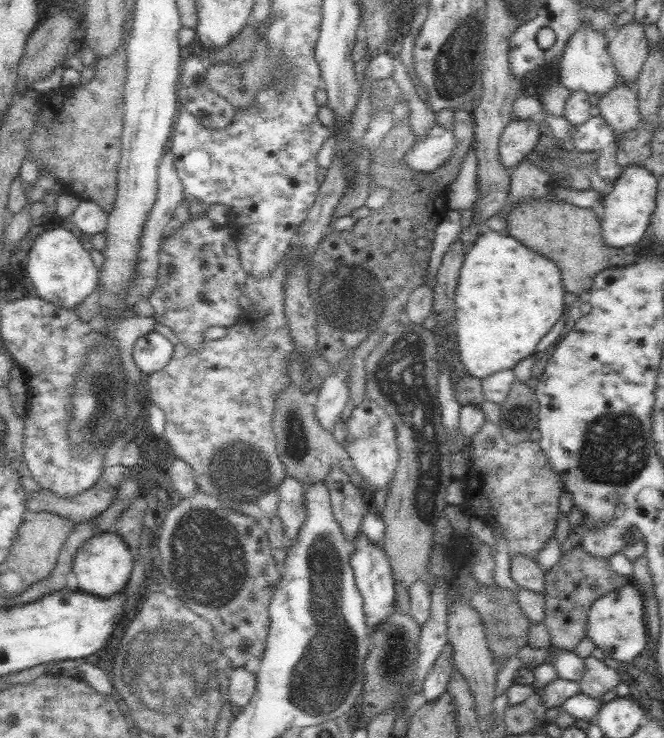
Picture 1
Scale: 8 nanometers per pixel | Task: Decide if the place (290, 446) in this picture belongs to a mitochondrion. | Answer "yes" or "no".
yes

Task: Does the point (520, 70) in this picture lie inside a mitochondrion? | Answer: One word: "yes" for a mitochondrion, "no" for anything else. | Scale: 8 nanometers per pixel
no

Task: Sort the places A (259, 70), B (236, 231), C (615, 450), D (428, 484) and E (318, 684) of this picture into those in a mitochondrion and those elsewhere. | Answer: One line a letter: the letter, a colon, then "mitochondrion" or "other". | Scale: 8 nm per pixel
A: mitochondrion
B: other
C: mitochondrion
D: mitochondrion
E: mitochondrion

